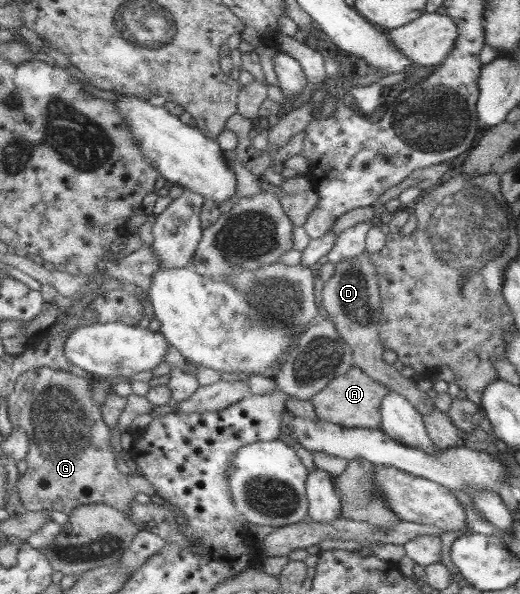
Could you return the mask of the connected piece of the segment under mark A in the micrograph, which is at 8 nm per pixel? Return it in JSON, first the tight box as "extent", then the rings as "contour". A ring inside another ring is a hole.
{"extent":[310,366,389,429],"contour":[[[352,366],[345,374],[333,378],[310,401],[321,420],[349,428],[380,429],[380,404],[389,391],[387,386],[365,374],[359,367]]]}

